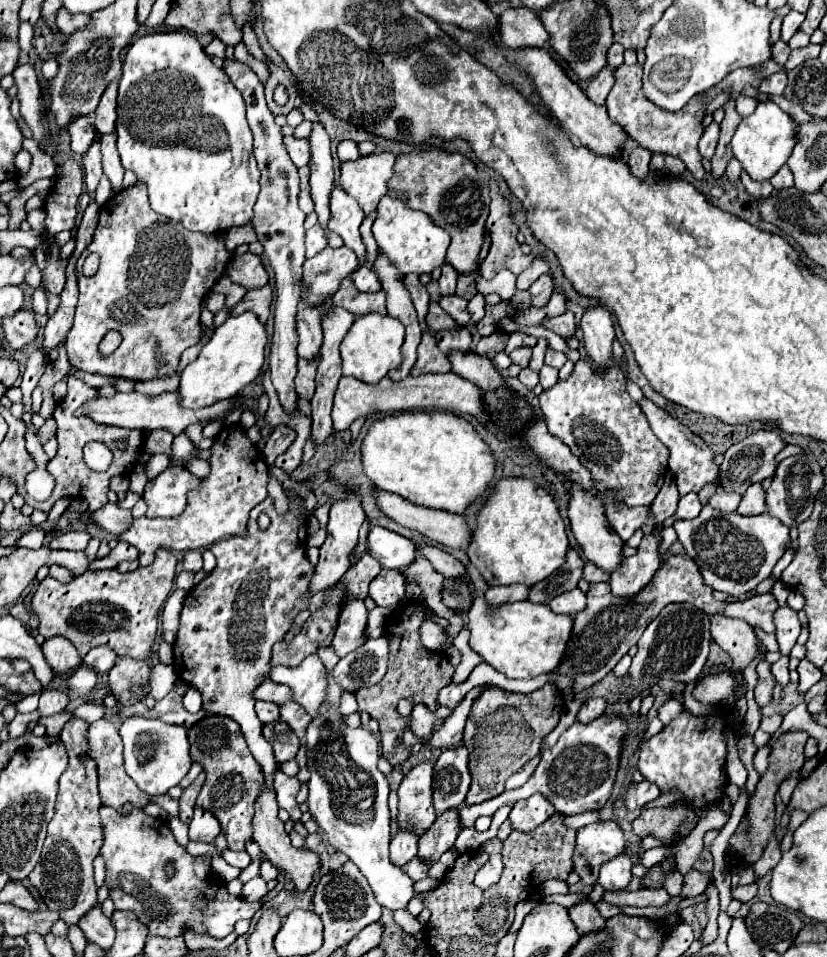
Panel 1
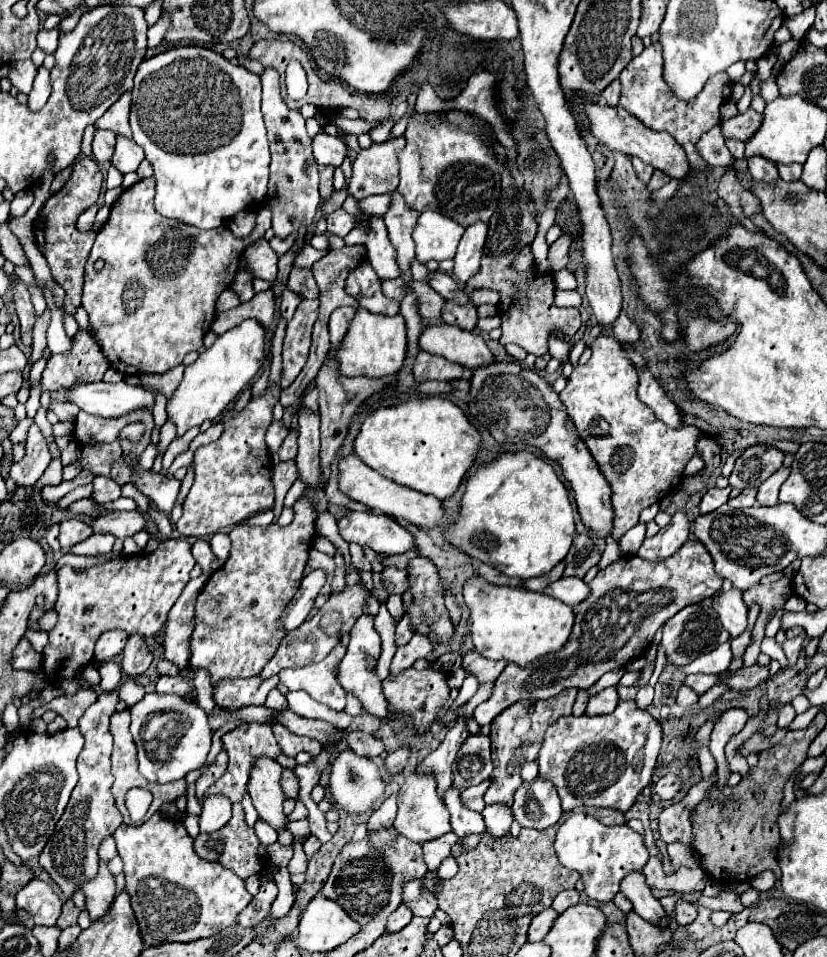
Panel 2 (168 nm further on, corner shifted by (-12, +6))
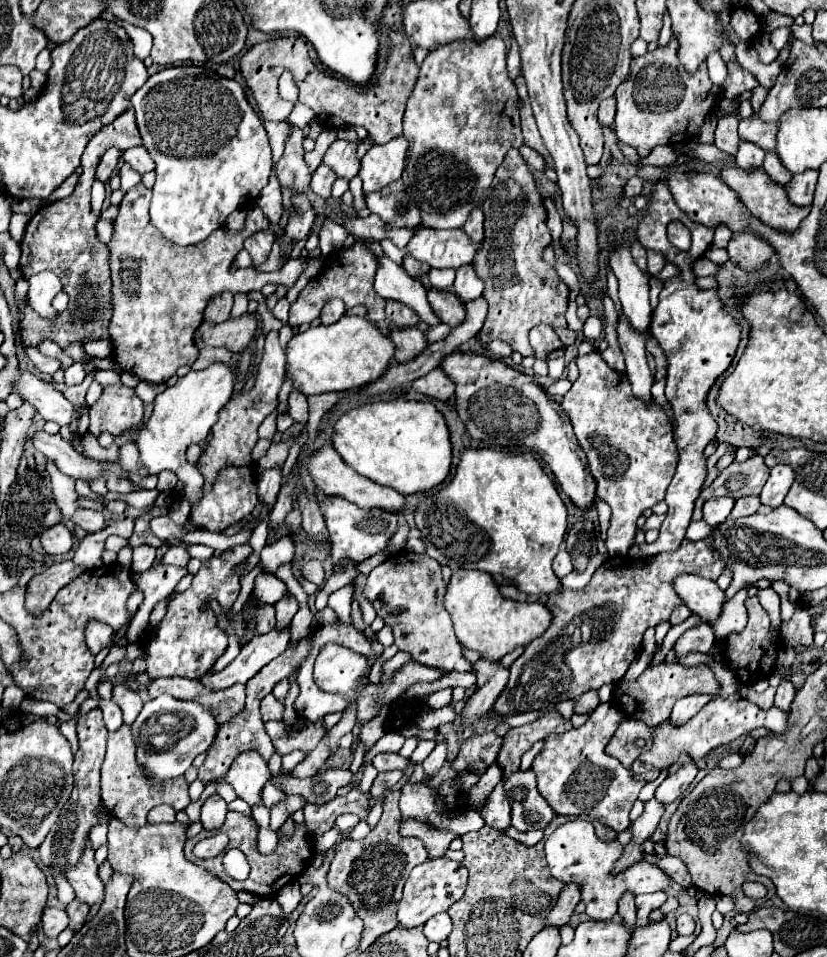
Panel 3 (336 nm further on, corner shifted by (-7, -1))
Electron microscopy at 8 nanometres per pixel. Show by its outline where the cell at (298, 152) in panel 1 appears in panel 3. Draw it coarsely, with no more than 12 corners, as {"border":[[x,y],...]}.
{"border":[[337,139],[323,163],[337,177],[359,173],[357,143]]}

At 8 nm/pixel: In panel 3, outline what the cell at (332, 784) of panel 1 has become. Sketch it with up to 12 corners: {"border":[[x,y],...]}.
{"border":[[431,917],[425,935],[443,941],[451,933],[449,917]]}

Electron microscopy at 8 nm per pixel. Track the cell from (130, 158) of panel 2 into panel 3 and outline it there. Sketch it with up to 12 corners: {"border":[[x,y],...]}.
{"border":[[143,147],[123,151],[121,161],[141,175],[155,169]]}

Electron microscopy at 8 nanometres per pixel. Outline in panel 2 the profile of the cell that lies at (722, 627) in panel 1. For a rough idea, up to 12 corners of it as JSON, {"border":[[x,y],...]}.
{"border":[[736,588],[718,590],[712,608],[730,636],[742,634],[748,608]]}

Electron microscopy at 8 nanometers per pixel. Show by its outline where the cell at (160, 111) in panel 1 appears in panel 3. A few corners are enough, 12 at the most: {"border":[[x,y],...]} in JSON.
{"border":[[167,67],[133,93],[151,223],[193,245],[273,159],[241,83]]}

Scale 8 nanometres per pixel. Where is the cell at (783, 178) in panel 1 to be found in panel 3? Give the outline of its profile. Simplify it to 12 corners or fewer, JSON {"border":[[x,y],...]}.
{"border":[[773,151],[767,153],[763,169],[779,183],[787,185],[791,173]]}

